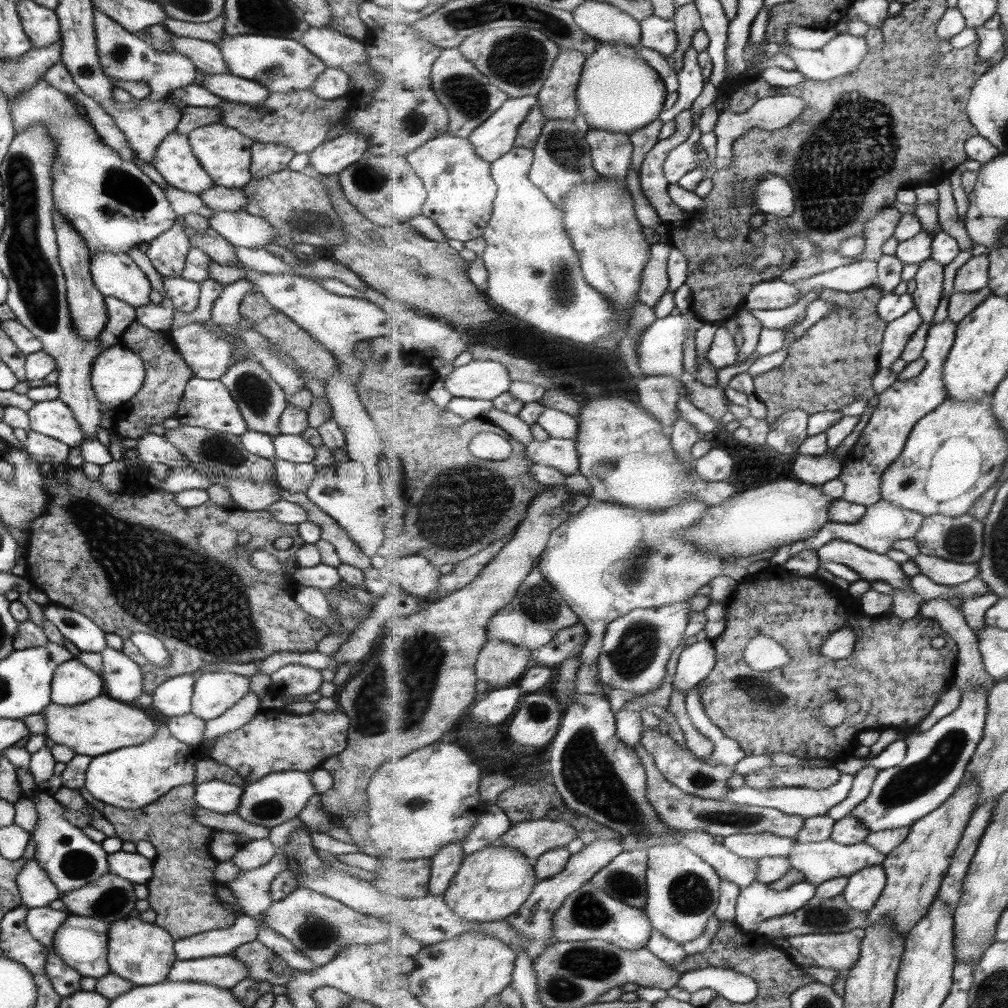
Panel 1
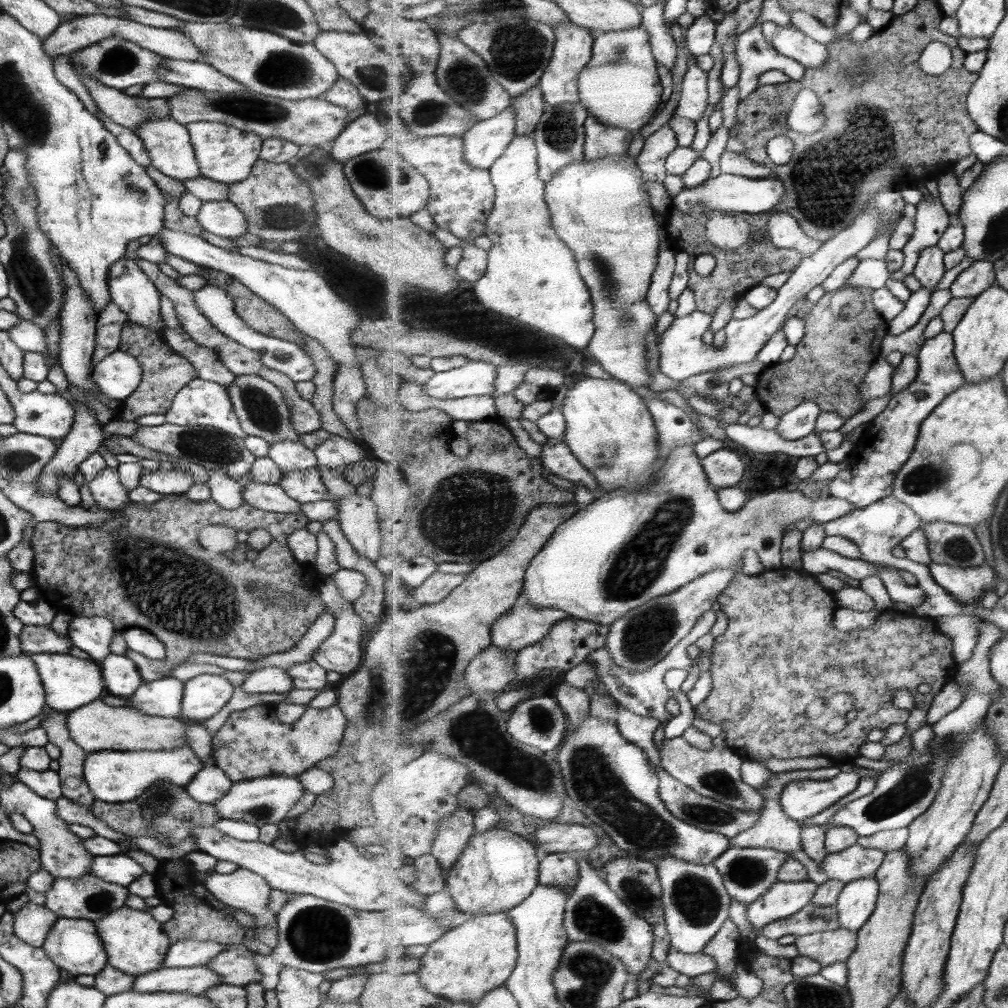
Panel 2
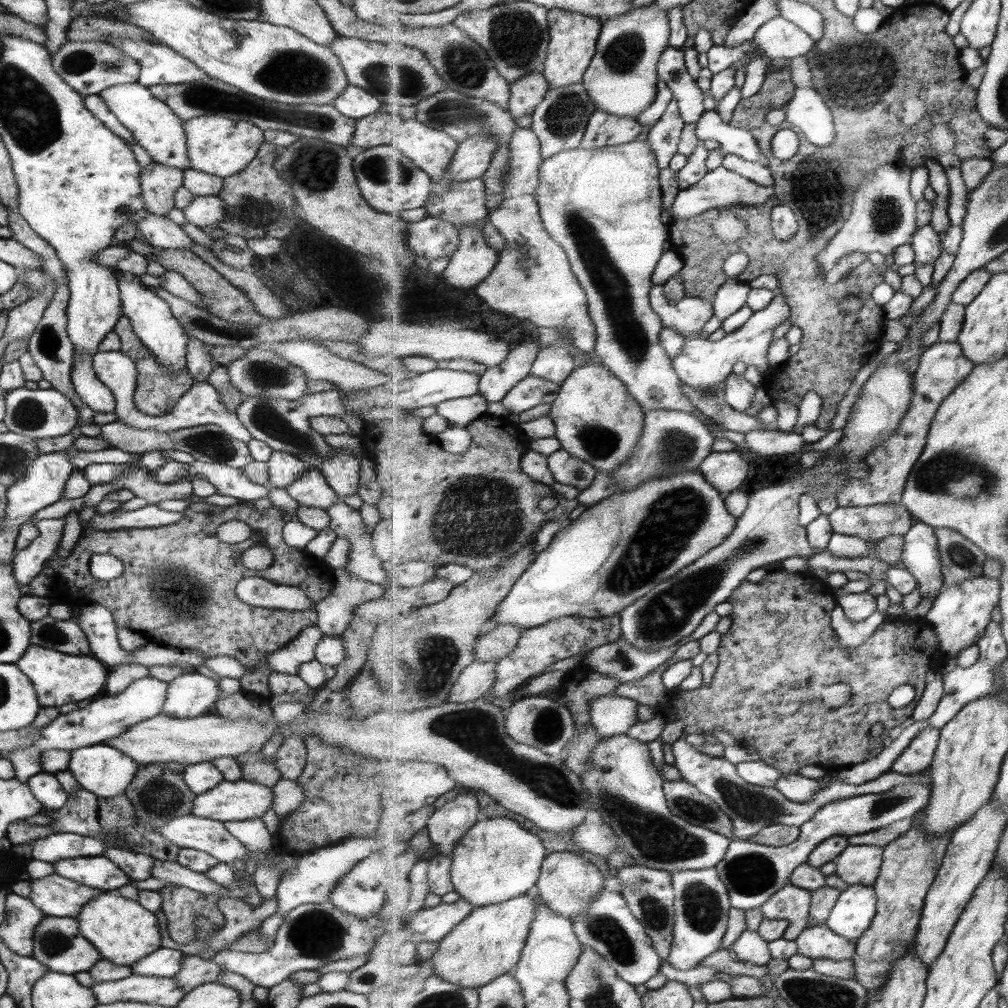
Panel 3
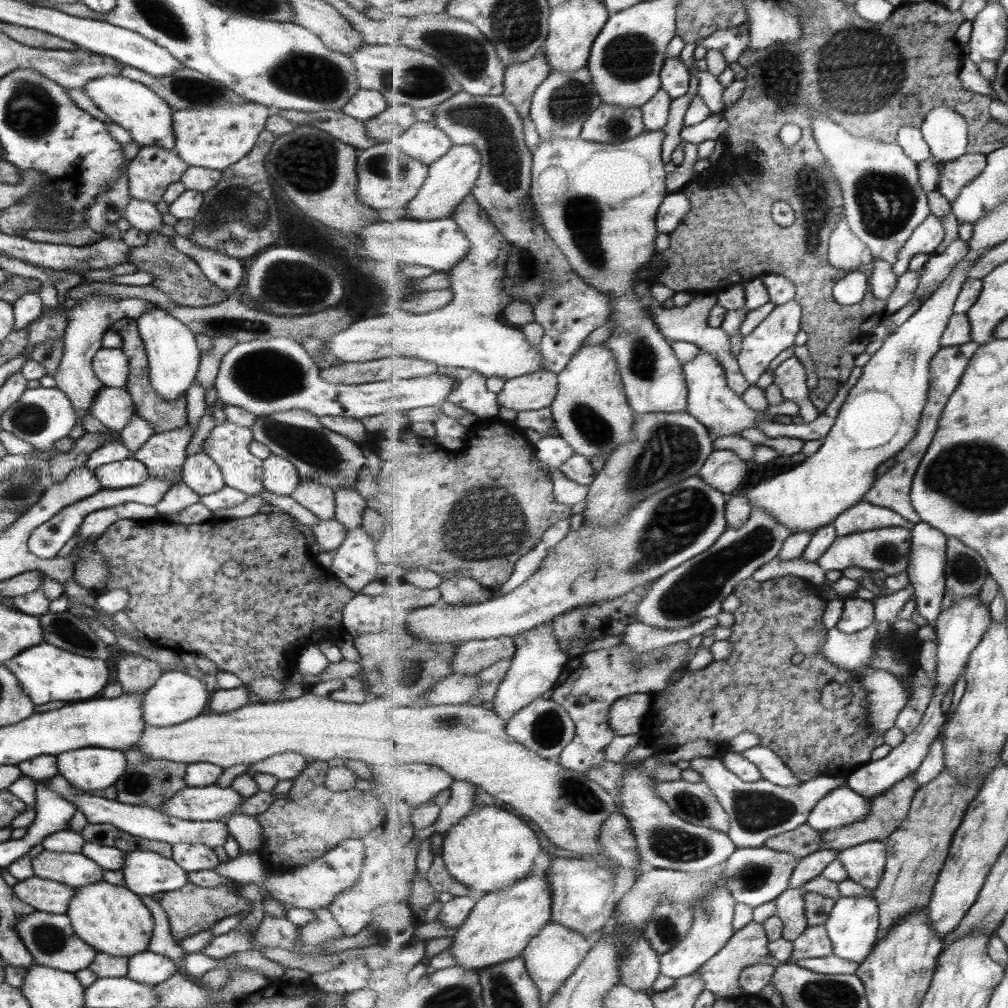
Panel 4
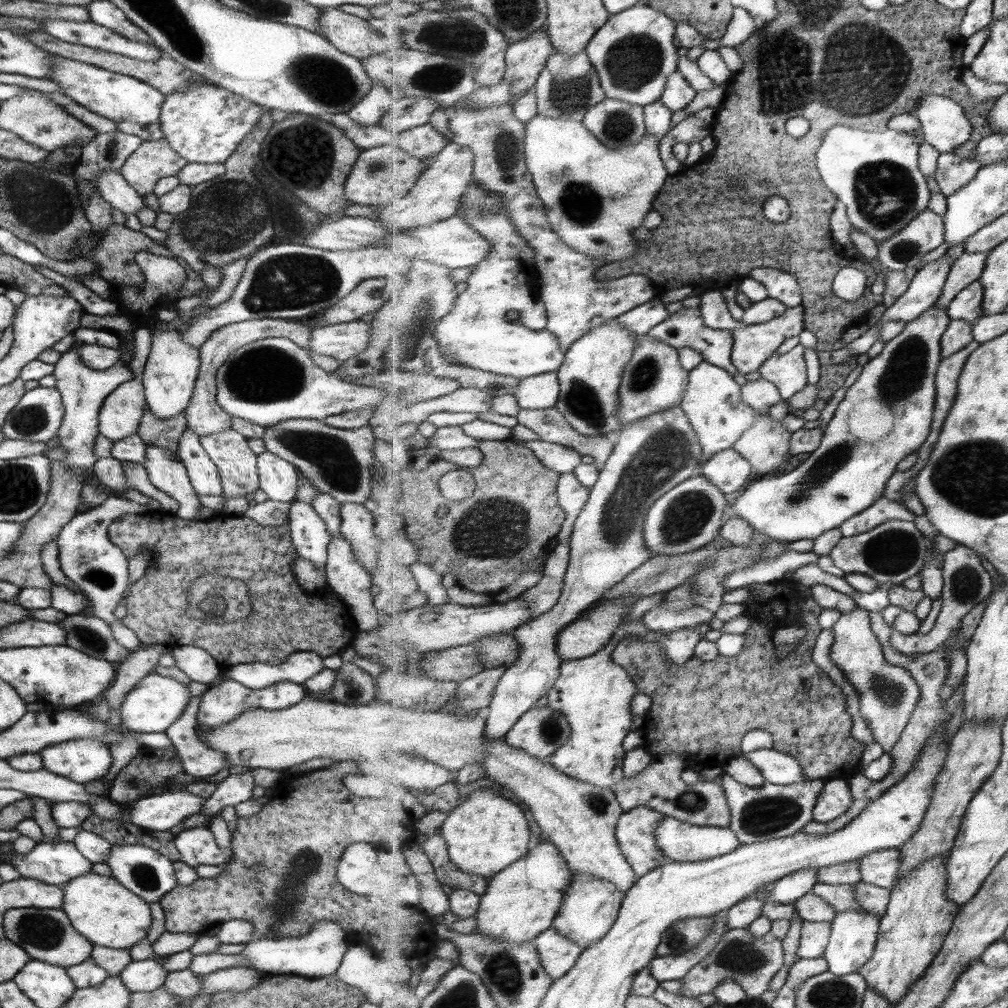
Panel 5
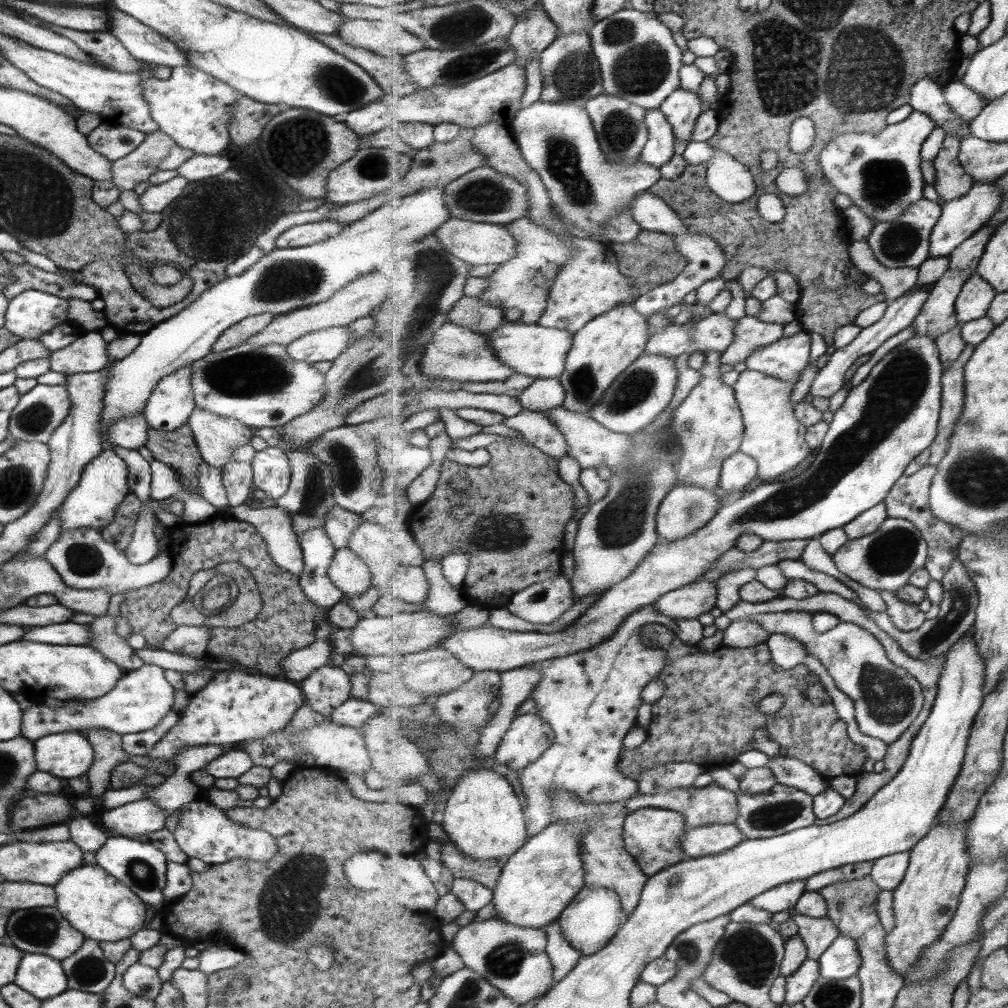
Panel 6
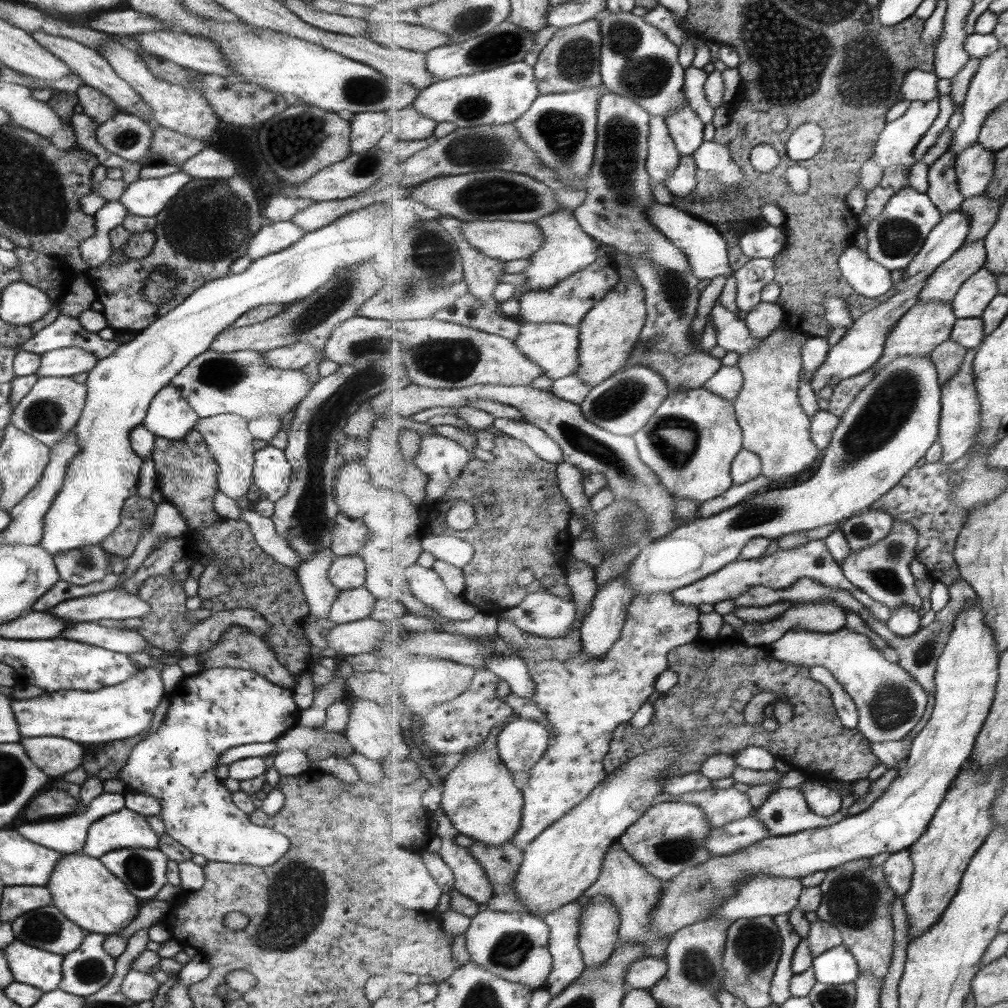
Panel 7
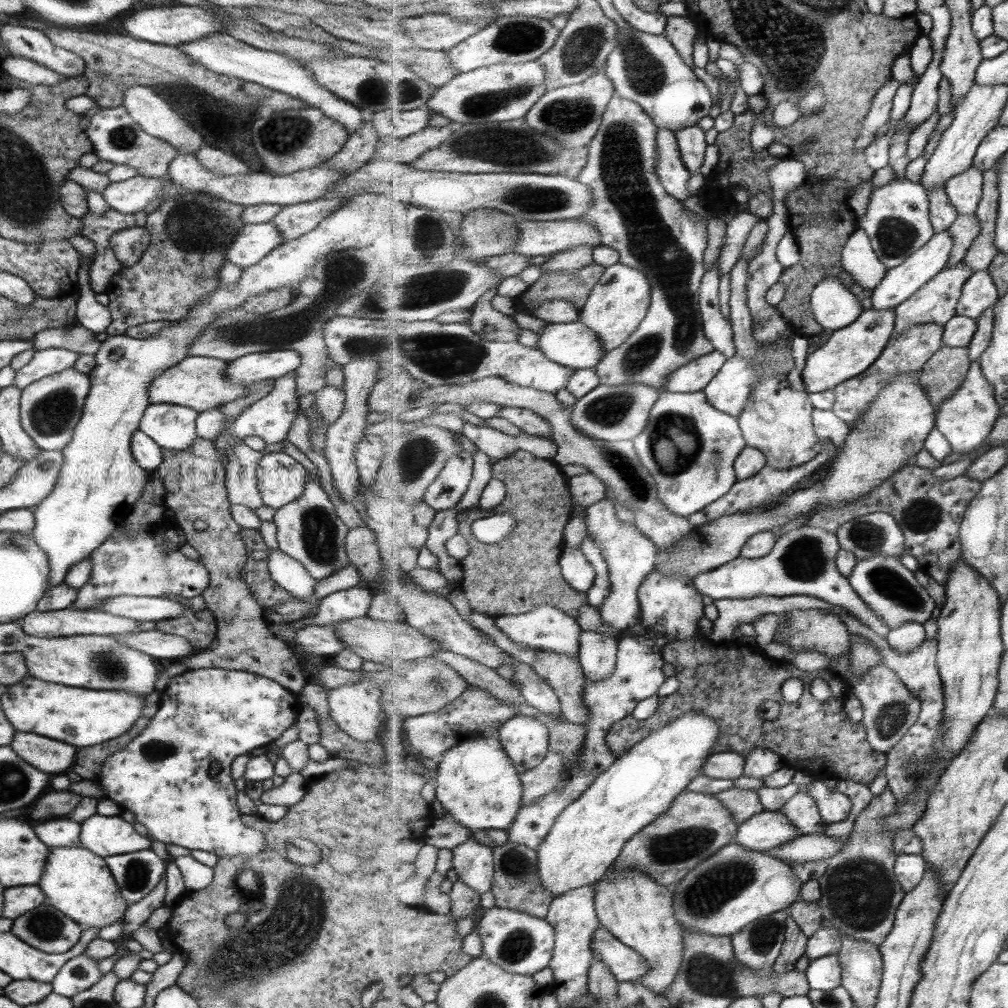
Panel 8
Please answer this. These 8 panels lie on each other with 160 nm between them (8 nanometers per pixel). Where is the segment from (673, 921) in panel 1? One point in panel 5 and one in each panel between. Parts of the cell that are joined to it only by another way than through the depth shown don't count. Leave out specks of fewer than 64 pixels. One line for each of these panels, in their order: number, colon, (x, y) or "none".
2: (696, 901)
3: (702, 905)
4: (713, 925)
5: (664, 968)

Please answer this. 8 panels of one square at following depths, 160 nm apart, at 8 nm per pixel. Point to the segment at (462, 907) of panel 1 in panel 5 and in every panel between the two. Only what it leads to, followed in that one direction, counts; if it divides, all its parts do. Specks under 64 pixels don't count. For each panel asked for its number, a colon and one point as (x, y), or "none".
2: (499, 869)
3: (497, 860)
4: (490, 849)
5: (485, 834)

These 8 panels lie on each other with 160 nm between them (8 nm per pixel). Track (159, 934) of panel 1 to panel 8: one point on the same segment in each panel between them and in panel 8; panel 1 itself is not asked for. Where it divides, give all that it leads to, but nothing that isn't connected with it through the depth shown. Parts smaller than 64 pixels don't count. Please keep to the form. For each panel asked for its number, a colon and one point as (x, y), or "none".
2: (135, 943)
3: (123, 932)
4: (111, 919)
5: (101, 910)
6: (101, 908)
7: (83, 890)
8: (76, 882)

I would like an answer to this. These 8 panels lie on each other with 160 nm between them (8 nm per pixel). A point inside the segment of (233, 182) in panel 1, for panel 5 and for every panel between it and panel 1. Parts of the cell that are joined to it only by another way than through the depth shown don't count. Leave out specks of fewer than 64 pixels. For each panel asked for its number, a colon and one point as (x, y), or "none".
2: (224, 154)
3: (218, 146)
4: (213, 138)
5: (204, 125)

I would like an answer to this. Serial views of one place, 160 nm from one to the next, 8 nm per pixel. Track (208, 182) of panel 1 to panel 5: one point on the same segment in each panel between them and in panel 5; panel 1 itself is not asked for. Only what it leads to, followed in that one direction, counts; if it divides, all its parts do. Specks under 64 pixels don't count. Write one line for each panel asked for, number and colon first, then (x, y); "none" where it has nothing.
2: (167, 142)
3: (152, 125)
4: (146, 118)
5: (134, 106)

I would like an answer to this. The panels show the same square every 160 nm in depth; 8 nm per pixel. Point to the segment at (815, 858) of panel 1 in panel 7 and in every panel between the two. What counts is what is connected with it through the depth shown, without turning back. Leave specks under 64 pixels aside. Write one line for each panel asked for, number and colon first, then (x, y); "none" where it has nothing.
2: (857, 862)
3: (858, 864)
4: (866, 863)
5: (881, 868)
6: (888, 872)
7: (899, 869)

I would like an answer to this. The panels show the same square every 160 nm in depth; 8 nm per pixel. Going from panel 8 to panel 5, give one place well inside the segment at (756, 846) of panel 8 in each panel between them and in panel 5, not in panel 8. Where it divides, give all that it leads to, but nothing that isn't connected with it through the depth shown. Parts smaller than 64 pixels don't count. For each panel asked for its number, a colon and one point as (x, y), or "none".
5: (682, 842)
6: (714, 839)
7: (735, 836)

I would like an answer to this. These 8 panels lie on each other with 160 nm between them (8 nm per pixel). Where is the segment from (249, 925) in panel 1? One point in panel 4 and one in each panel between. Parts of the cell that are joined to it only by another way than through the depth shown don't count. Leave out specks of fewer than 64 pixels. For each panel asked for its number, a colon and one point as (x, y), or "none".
2: (186, 953)
3: (163, 962)
4: (147, 967)

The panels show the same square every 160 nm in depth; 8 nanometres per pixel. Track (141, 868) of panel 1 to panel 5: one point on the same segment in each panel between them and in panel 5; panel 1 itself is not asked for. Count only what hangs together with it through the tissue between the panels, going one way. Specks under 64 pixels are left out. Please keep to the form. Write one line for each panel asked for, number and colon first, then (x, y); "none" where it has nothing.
2: (119, 869)
3: (99, 872)
4: (71, 868)
5: (55, 863)

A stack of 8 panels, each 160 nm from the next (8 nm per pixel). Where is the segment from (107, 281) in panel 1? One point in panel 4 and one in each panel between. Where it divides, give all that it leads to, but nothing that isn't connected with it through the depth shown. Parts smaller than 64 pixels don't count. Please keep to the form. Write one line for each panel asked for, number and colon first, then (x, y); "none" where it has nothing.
2: (129, 288)
3: (150, 317)
4: (171, 352)

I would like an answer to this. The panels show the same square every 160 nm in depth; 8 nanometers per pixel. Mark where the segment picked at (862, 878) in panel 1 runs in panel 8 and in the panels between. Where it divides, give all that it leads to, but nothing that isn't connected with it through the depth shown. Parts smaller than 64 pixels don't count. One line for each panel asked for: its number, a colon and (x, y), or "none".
2: (857, 902)
3: (856, 907)
4: (853, 926)
5: (854, 936)
6: (842, 959)
7: (837, 966)
8: (825, 973)

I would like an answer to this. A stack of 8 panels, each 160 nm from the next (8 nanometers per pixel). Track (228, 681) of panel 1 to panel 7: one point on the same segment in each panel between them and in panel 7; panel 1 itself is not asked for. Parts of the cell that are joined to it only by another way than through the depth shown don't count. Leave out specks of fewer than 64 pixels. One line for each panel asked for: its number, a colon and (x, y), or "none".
2: (203, 696)
3: (191, 694)
4: (175, 697)
5: (155, 702)
6: (141, 698)
7: (112, 713)

